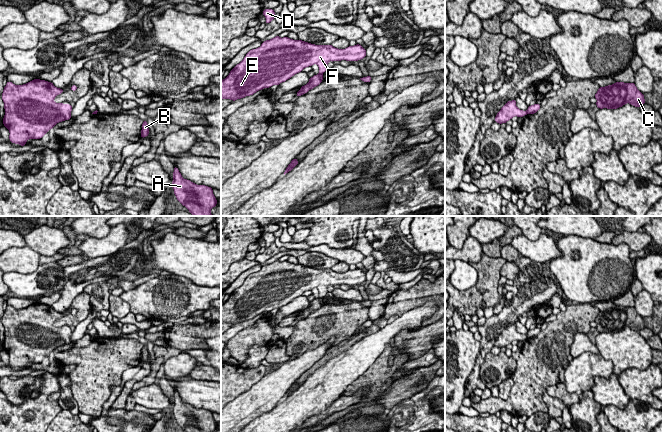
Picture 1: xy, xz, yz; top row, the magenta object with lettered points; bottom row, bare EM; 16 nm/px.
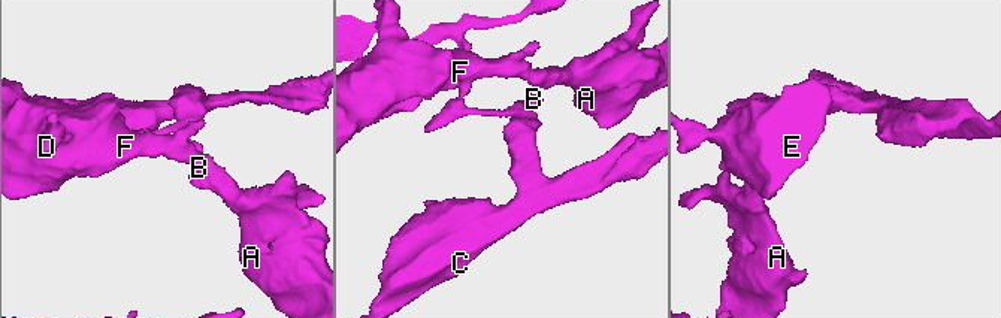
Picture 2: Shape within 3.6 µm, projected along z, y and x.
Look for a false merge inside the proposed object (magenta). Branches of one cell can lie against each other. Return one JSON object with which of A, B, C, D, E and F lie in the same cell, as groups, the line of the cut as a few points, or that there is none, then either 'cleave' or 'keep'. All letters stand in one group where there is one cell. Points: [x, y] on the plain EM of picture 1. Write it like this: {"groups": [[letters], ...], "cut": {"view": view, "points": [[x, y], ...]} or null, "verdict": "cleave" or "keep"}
{"groups": [["A", "D", "E", "F"], ["B", "C"]], "cut": {"view": "xz", "points": [[319, 296], [321, 298]]}, "verdict": "cleave"}

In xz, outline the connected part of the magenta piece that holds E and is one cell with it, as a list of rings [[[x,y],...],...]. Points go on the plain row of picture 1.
[[[278,259],[271,264],[262,266],[260,271],[250,274],[244,283],[230,294],[229,299],[221,305],[221,324],[235,325],[253,319],[265,311],[279,309],[313,288],[317,288],[319,297],[323,298],[328,292],[329,285],[358,285],[366,281],[366,277],[366,274],[359,268],[338,273],[332,269],[315,269],[288,261],[280,262]]]

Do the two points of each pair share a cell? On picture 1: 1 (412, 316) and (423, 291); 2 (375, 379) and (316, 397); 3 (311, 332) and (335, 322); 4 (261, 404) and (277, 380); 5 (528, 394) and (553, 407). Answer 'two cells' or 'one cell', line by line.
1: two cells
2: two cells
3: one cell
4: one cell
5: two cells

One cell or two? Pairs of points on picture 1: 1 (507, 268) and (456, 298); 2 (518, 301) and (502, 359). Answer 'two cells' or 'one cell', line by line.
1: two cells
2: two cells

